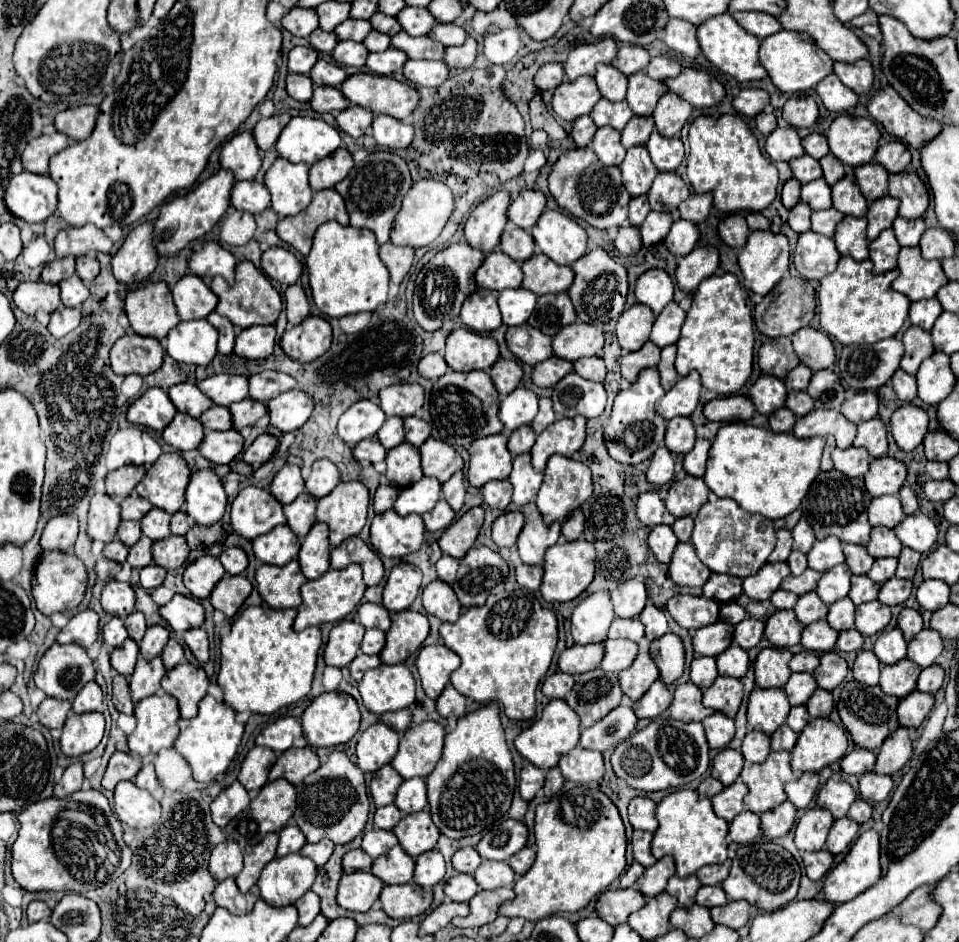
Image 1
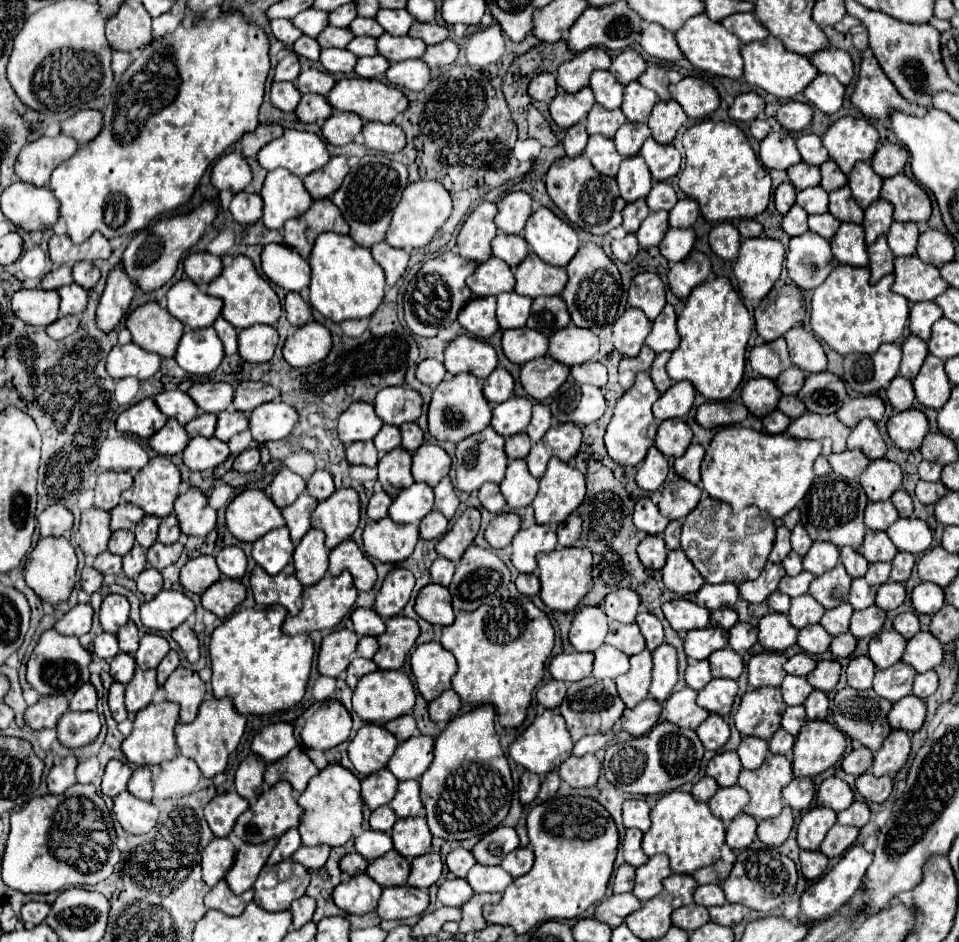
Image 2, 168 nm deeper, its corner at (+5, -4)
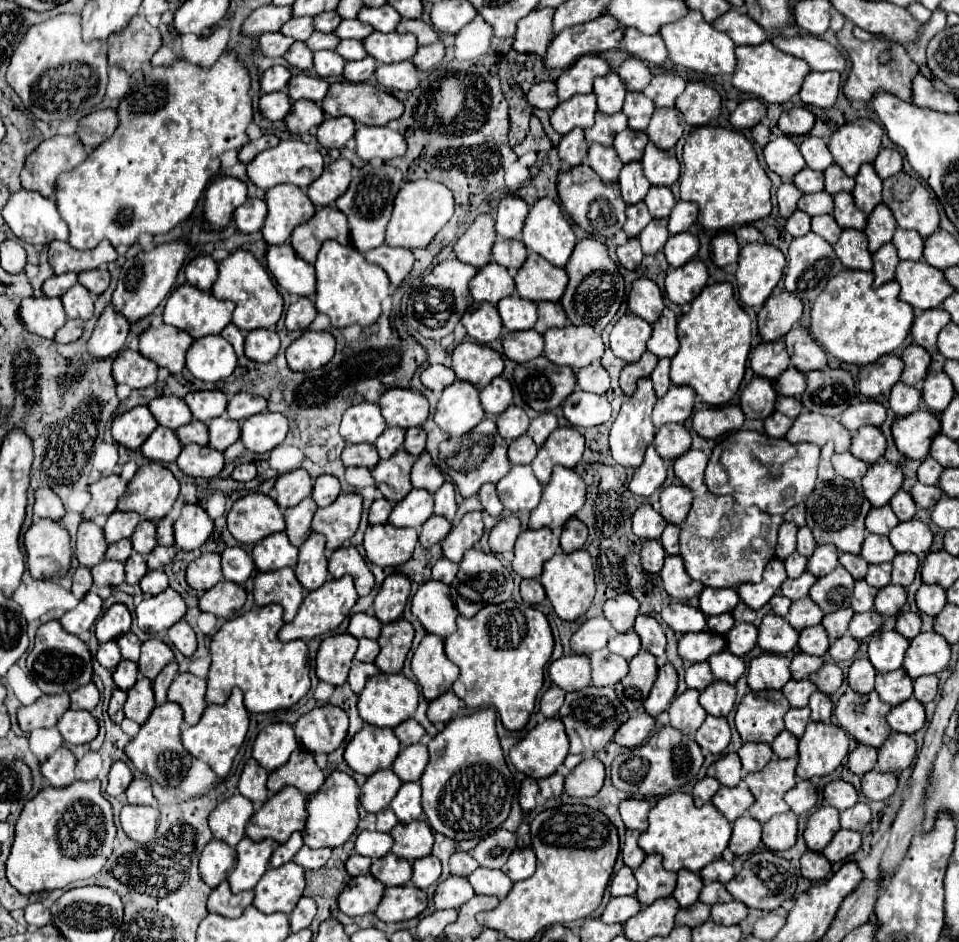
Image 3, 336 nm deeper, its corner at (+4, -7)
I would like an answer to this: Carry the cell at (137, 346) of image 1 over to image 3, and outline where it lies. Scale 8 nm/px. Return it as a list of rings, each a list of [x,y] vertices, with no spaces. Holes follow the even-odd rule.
[[[125,349],[115,357],[113,377],[117,383],[125,383],[133,389],[145,389],[157,381],[157,369],[159,367],[139,351]]]

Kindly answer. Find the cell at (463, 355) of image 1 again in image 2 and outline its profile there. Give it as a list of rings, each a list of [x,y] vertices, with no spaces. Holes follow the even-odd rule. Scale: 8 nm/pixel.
[[[468,334],[454,338],[444,348],[444,366],[450,374],[470,372],[484,380],[496,368],[496,364],[496,350],[488,342]]]

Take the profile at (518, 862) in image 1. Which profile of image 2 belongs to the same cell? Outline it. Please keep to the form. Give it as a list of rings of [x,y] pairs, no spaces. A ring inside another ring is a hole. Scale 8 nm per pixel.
[[[518,848],[516,852],[510,852],[504,860],[502,860],[502,868],[512,876],[512,878],[520,878],[522,874],[530,872],[534,864],[534,852],[530,848]]]

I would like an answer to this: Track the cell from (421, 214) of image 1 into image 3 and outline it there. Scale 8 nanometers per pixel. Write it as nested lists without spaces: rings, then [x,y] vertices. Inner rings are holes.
[[[431,179],[409,181],[401,187],[401,191],[395,197],[393,213],[387,223],[385,243],[393,247],[405,247],[405,249],[427,247],[431,239],[445,227],[451,215],[453,215],[453,195],[445,185]]]

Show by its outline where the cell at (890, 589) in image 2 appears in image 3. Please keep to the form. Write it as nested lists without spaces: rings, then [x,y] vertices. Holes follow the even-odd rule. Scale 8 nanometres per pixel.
[[[887,585],[887,587],[879,589],[879,593],[875,597],[875,609],[883,617],[897,615],[901,611],[901,607],[905,605],[905,599],[907,599],[907,593],[903,587]]]

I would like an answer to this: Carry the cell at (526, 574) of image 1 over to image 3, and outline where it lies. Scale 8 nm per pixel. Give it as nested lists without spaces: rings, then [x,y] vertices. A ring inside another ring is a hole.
[[[523,579],[521,581],[521,597],[531,605],[541,603],[545,599],[545,589],[539,583],[539,579]]]

